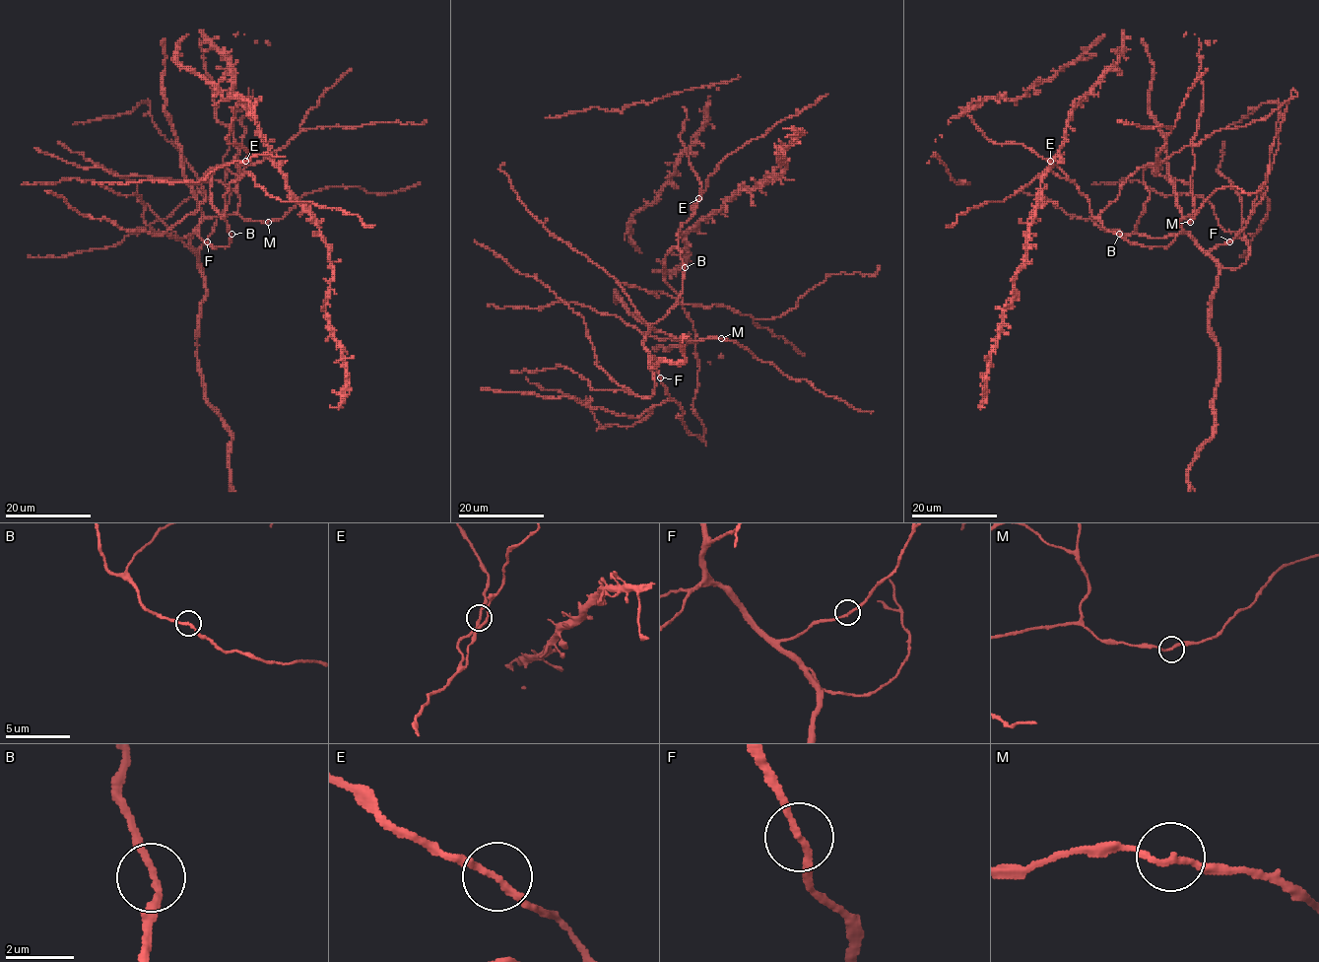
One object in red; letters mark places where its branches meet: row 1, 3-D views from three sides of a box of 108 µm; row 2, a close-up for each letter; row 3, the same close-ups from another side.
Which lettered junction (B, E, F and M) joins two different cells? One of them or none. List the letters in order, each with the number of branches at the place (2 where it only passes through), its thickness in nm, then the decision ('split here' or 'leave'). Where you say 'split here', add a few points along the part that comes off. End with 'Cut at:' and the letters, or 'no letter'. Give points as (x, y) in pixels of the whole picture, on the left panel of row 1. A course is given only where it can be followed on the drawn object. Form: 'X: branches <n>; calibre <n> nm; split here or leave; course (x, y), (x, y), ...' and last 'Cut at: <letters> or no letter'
B: branches 2; calibre 200 nm; leave
E: branches 2; calibre 200 nm; leave
F: branches 2; calibre 180 nm; leave
M: branches 2; calibre 180 nm; leave
Cut at: no letter

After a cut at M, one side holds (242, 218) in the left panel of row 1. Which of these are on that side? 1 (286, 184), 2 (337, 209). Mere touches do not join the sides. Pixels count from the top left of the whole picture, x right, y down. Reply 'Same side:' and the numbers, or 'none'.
Same side: 1, 2

